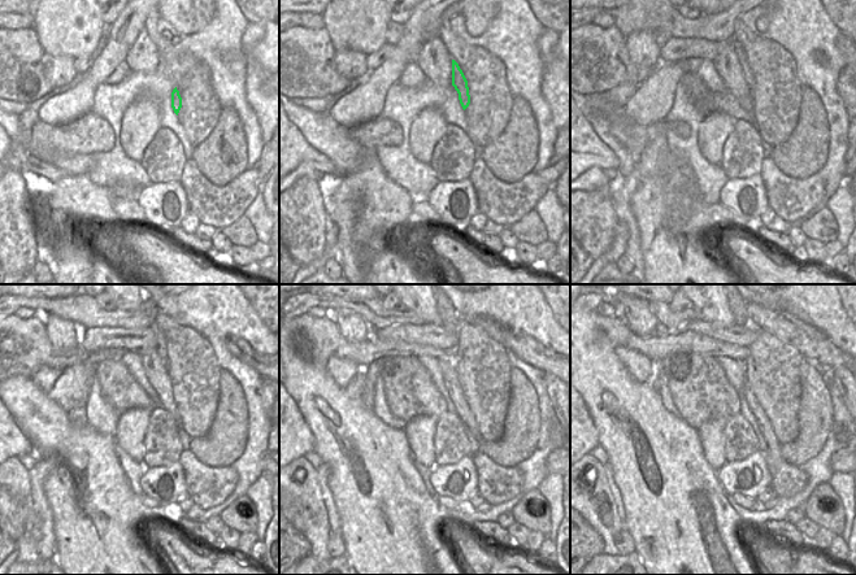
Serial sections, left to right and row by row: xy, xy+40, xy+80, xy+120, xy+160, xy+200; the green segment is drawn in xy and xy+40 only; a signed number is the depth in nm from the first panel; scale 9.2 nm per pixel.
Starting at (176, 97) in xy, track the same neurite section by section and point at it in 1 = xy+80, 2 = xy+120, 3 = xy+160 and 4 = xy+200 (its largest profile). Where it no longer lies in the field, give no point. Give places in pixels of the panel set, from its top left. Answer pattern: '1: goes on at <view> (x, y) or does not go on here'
1: goes on at xy+80 (747, 72)
2: goes on at xy+120 (160, 339)
3: goes on at xy+160 (447, 313)
4: goes on at xy+200 (738, 310)

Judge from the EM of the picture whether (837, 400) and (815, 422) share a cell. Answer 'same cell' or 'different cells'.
different cells

